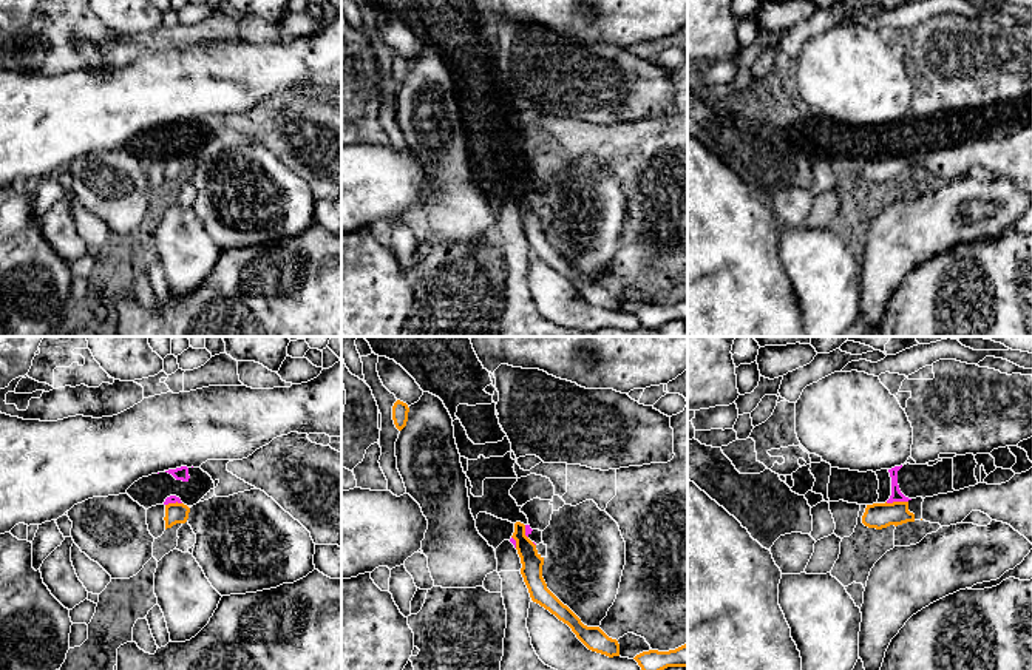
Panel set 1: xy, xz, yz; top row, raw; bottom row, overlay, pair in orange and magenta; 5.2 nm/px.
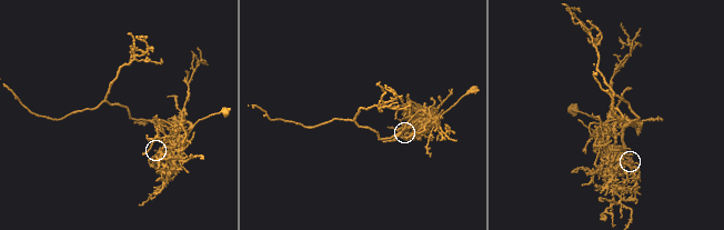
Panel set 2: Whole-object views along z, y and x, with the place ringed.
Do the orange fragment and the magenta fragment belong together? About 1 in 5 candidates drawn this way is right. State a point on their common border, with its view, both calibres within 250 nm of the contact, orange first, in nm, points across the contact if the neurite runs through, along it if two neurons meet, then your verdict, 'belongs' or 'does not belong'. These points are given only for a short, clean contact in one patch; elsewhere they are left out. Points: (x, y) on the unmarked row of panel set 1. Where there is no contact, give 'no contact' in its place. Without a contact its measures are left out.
meets orange in yz at (896, 156); 130 nm thick on the orange side, 60 nm on the other; border along yz (907, 155), (886, 156); does not belong

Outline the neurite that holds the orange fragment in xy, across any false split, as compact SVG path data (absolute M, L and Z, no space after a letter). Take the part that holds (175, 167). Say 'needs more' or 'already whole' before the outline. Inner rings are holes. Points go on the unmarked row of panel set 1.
already whole; M168 157L165 159L165 184L176 178L185 178L188 173L190 162L184 157Z

